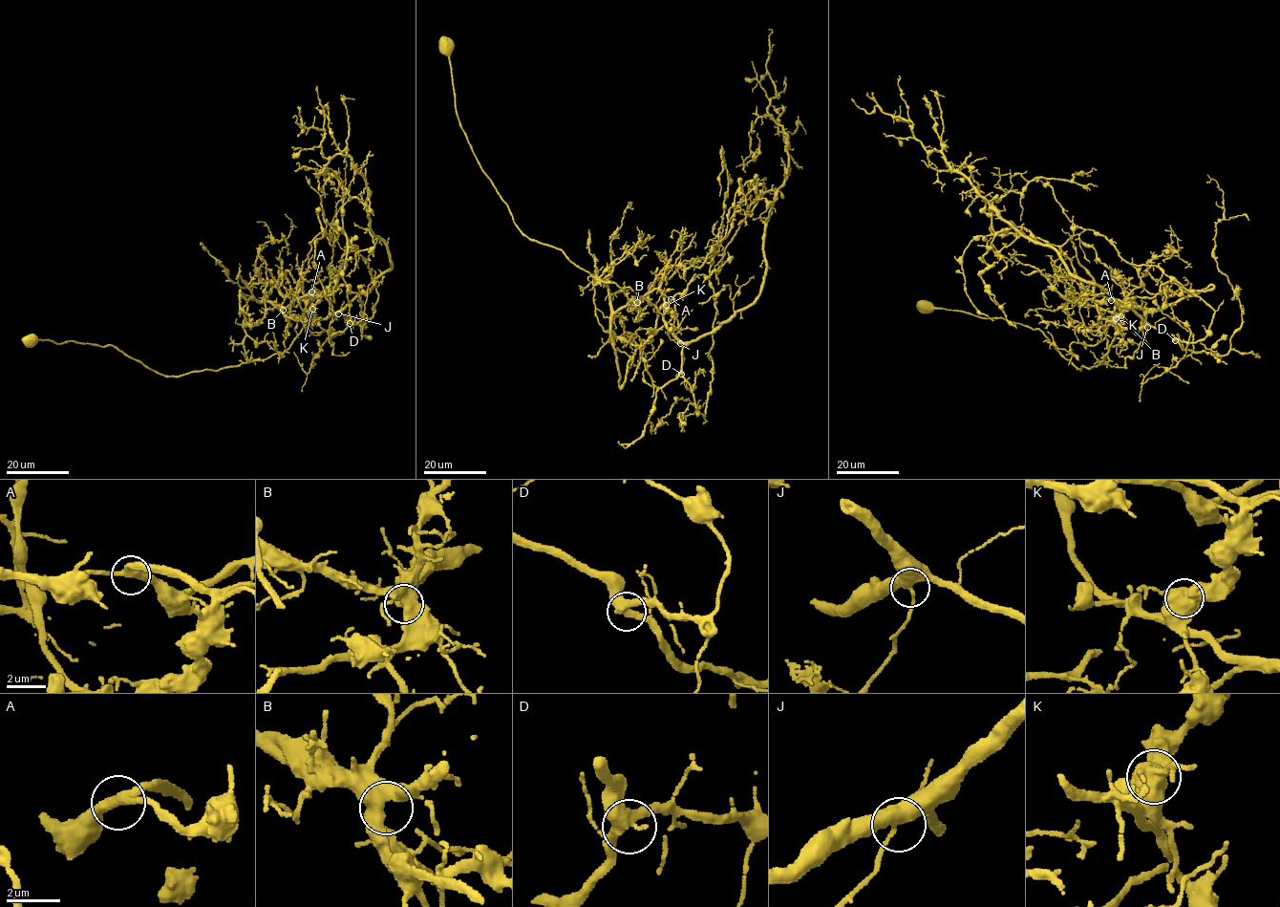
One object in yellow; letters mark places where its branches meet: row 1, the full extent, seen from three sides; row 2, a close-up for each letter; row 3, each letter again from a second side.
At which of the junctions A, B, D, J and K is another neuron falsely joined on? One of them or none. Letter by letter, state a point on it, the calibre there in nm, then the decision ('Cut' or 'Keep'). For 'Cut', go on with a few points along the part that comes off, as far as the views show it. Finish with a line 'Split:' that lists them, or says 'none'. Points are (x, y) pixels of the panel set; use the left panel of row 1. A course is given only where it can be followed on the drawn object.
A: Place: (311, 291). Thickness 360 nm. Keep
B: Place: (283, 310). Thickness 480 nm. Keep
D: Place: (350, 323). Thickness 400 nm. Keep
J: Place: (338, 313). Thickness 480 nm. Keep
K: Place: (312, 309). Thickness 700 nm. Cut. Course of the part to remove: (312, 309), (317, 291), (298, 297), (279, 282), (260, 302), (288, 307), (331, 295), (338, 261), (354, 251)
Split: K

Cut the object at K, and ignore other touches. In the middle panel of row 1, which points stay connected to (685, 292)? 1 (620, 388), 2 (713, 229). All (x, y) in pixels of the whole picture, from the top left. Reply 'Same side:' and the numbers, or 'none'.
Same side: 1

